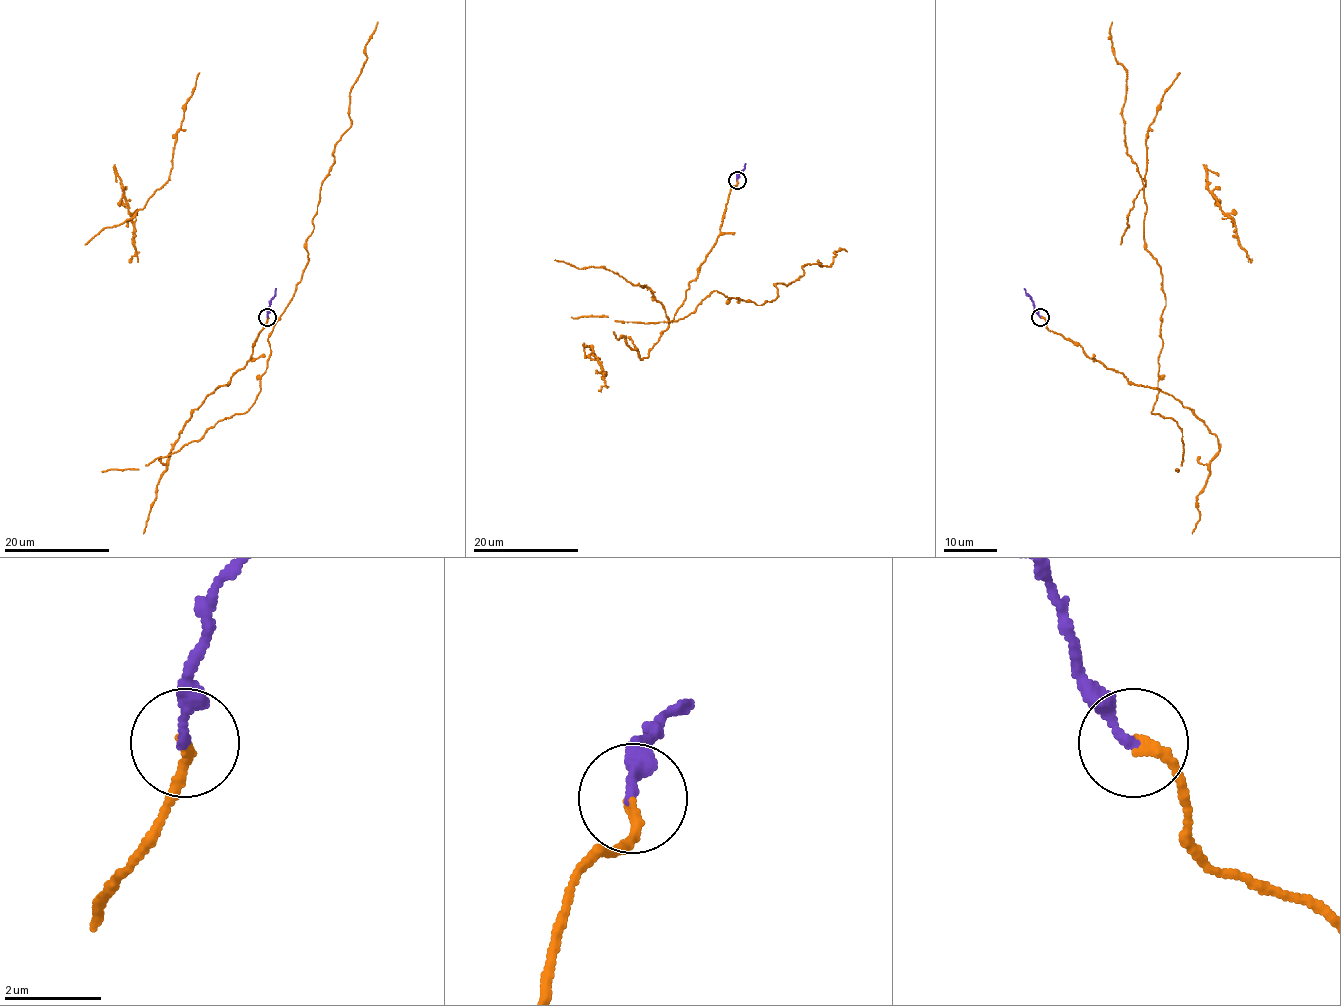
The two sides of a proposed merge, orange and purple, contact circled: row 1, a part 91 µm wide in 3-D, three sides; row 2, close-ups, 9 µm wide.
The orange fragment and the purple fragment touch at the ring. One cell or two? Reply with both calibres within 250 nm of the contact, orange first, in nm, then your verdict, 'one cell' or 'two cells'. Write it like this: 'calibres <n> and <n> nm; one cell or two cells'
calibres 200 and 200 nm; one cell

